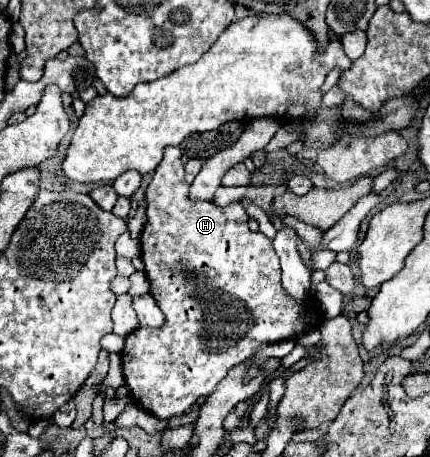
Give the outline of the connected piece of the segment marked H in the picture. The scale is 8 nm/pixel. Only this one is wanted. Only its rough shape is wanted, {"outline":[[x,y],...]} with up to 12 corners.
{"outline":[[147,186],[159,328],[125,338],[137,406],[185,414],[229,368],[319,328],[239,202]]}

